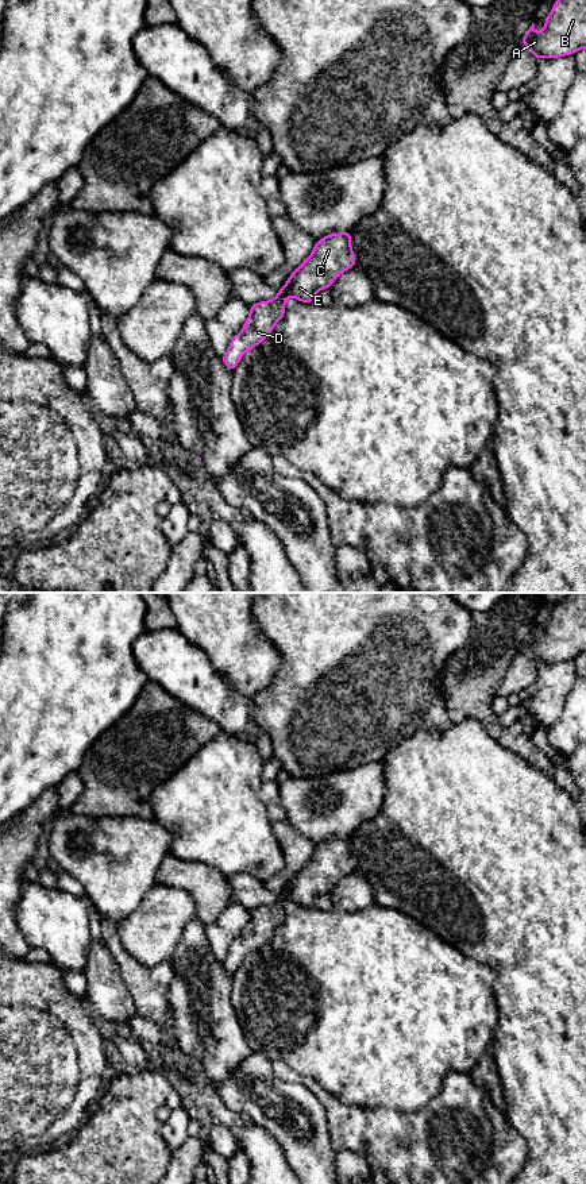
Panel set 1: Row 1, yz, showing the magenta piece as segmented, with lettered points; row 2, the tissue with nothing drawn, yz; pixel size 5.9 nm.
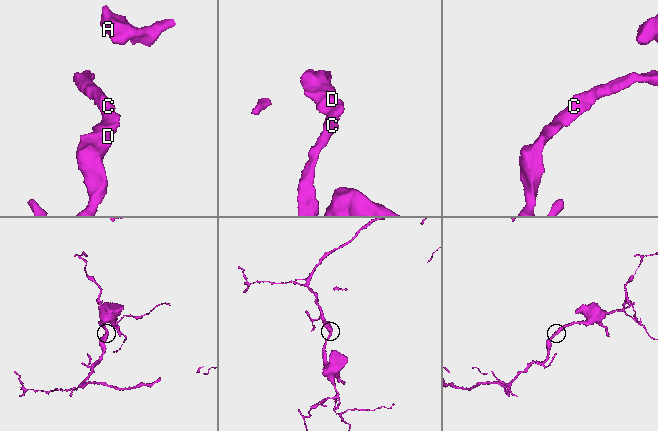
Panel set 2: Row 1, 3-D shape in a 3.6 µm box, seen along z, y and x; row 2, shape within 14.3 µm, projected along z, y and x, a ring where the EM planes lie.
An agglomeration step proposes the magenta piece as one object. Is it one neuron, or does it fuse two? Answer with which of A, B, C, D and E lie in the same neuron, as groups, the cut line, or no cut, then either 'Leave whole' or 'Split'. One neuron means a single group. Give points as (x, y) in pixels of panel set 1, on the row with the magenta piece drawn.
Groups: A B C D E. No split. Leave whole

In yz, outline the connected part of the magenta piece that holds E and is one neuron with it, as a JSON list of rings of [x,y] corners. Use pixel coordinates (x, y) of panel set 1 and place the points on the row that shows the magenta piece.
[[[351,231],[329,234],[319,239],[312,254],[290,274],[273,300],[259,301],[250,306],[243,329],[232,338],[221,356],[224,366],[234,371],[243,354],[271,333],[274,325],[285,315],[285,302],[289,296],[301,302],[315,302],[316,292],[329,289],[342,273],[355,266]]]

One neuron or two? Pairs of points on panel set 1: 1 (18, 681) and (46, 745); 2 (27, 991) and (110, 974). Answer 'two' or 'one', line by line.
1: one
2: two

